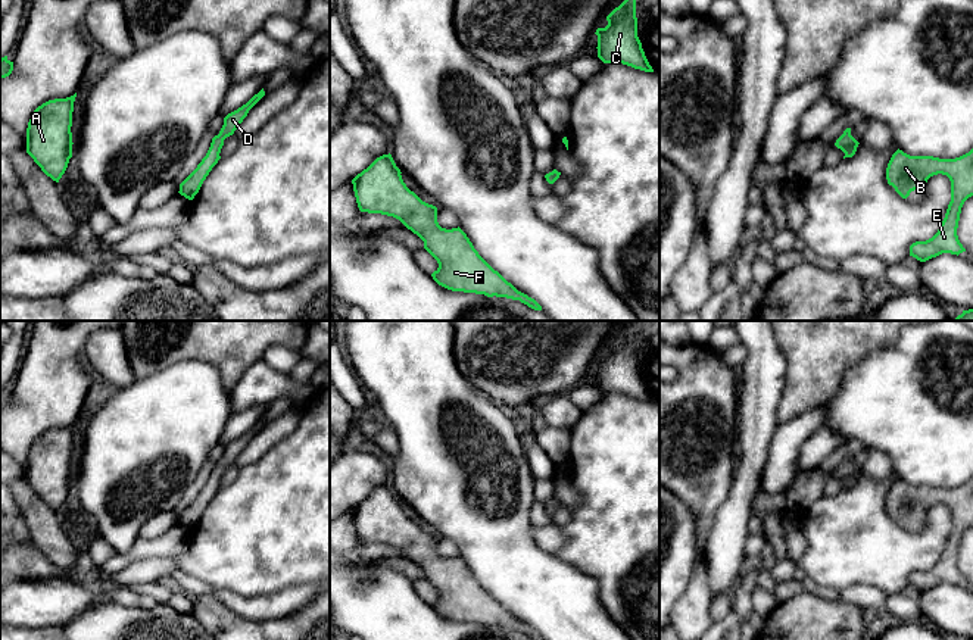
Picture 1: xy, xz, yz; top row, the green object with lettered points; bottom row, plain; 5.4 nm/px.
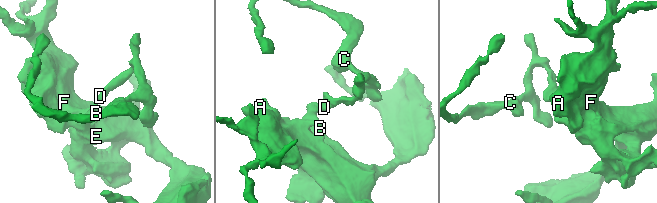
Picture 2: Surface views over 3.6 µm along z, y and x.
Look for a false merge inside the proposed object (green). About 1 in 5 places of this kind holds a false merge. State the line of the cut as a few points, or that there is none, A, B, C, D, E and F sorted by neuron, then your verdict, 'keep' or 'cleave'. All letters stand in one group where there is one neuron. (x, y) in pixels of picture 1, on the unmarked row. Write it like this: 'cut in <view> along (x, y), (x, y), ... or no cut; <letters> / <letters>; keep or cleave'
no cut; A B C D E F; keep

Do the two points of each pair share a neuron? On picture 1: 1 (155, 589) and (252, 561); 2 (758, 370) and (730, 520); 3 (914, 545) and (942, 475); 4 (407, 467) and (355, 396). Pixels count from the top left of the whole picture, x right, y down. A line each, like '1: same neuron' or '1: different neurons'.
1: different neurons
2: same neuron
3: different neurons
4: different neurons

